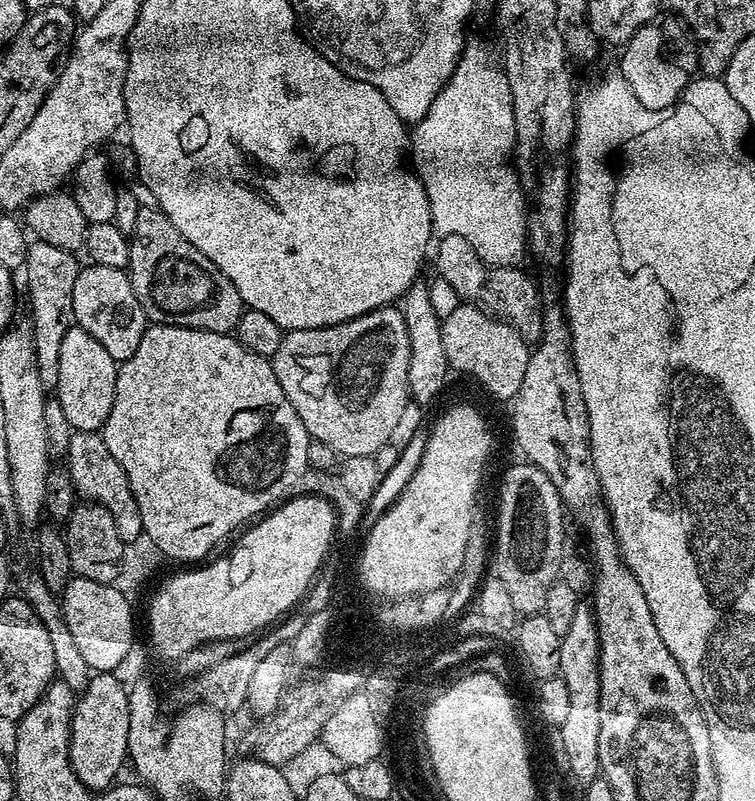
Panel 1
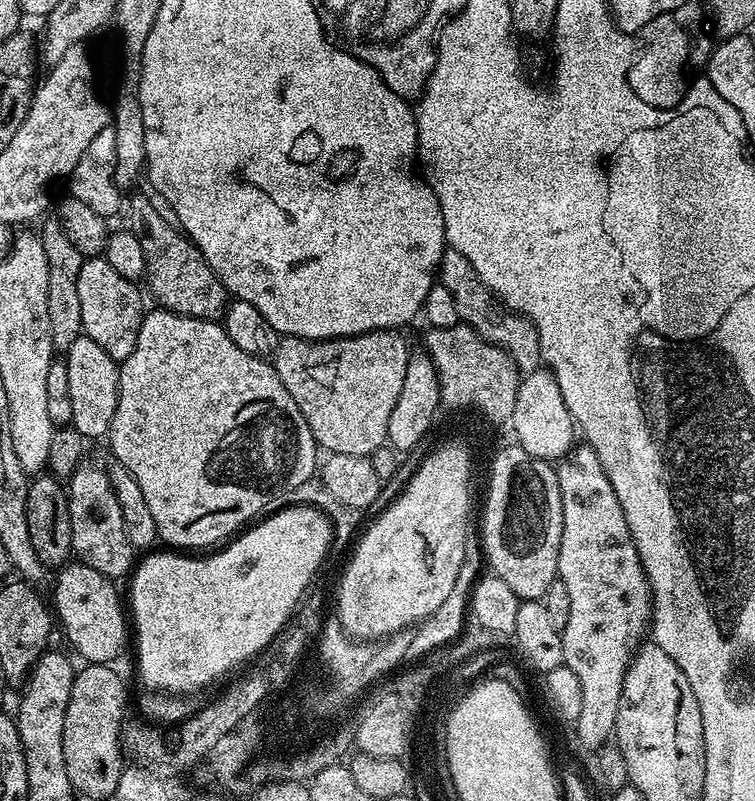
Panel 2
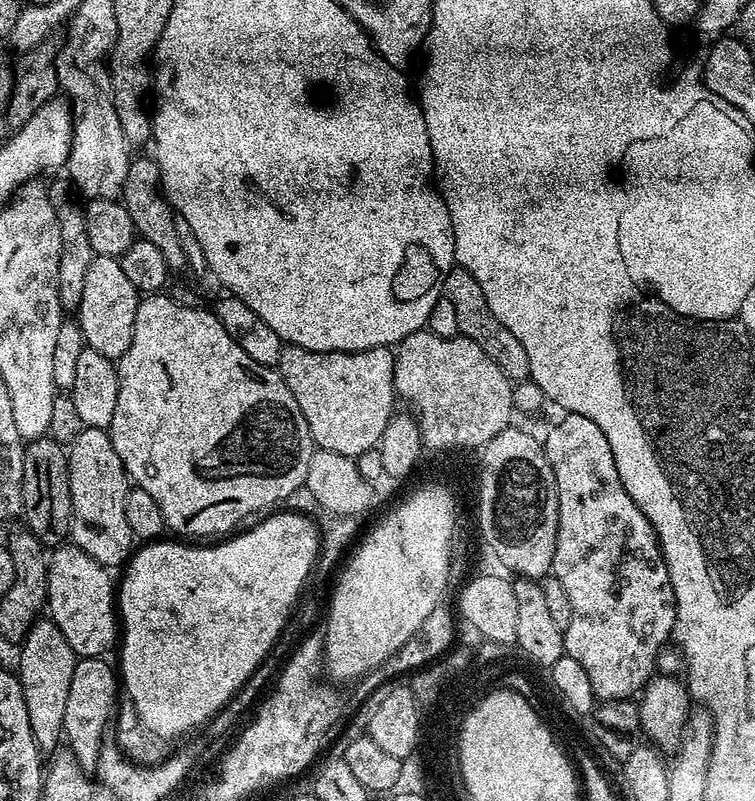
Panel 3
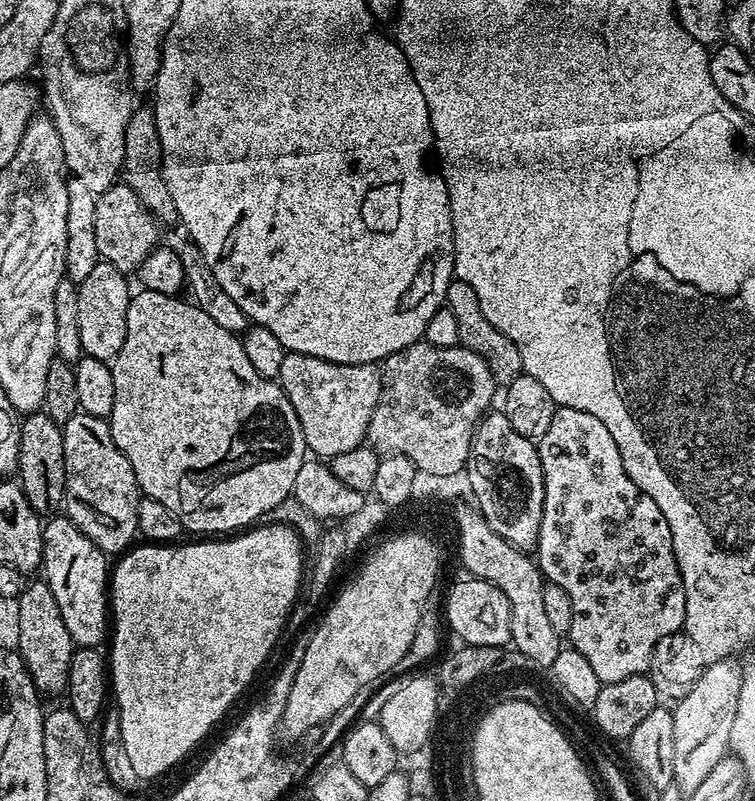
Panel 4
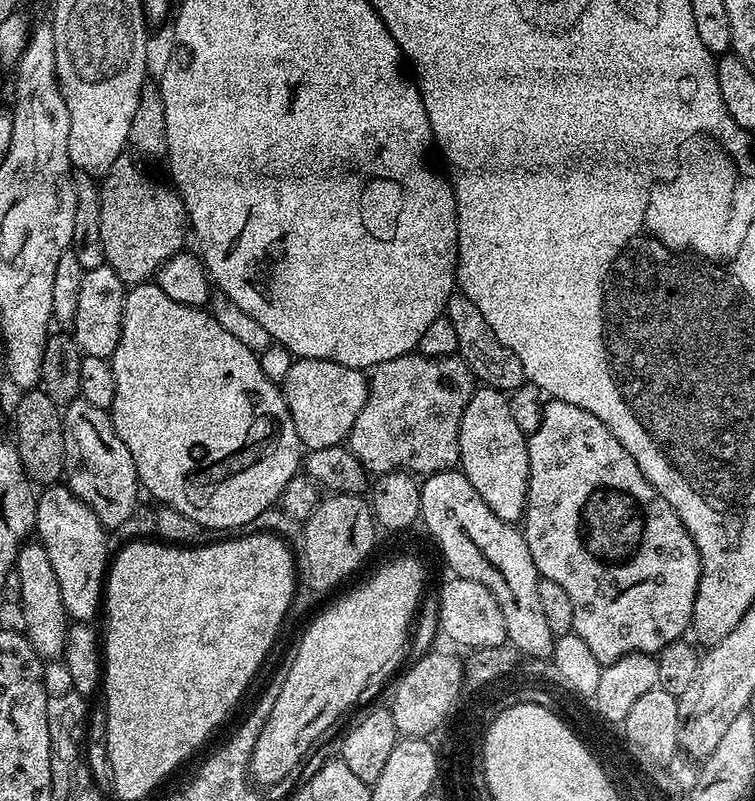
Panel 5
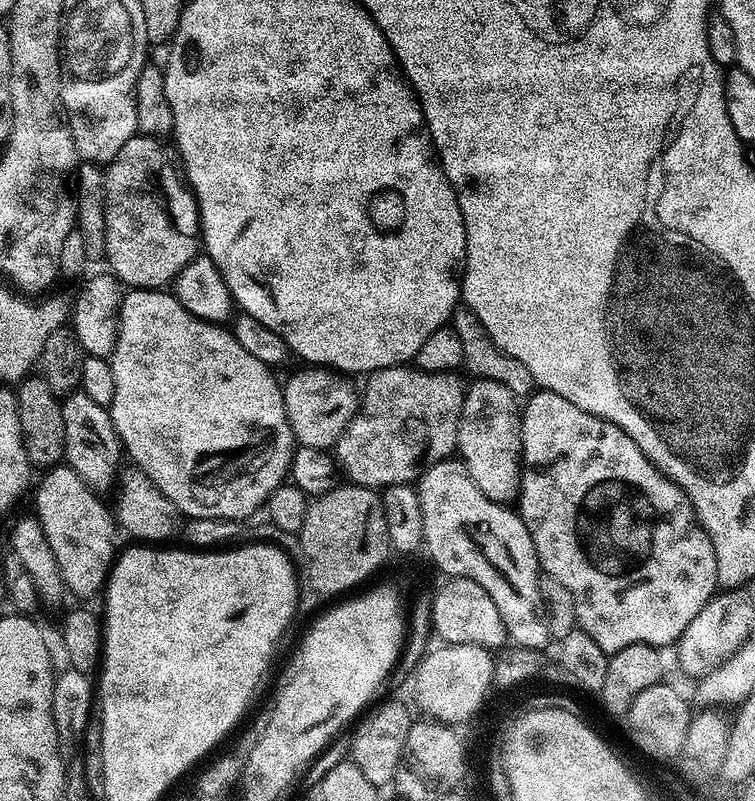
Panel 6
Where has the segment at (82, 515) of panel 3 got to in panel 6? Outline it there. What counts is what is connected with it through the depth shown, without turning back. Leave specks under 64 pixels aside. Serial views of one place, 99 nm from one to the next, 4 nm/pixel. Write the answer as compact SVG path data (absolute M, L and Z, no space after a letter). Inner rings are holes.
M79 390L67 393L63 397L60 409L62 410L62 426L64 427L64 460L67 467L73 468L97 493L104 494L108 487L108 491L113 487L118 476L116 463L119 462L120 456L122 460L122 445L112 425L111 411L98 406L98 402L86 398L86 394Z

